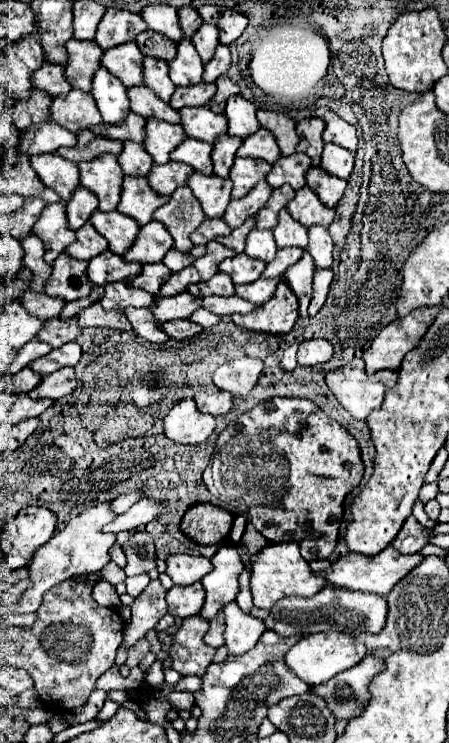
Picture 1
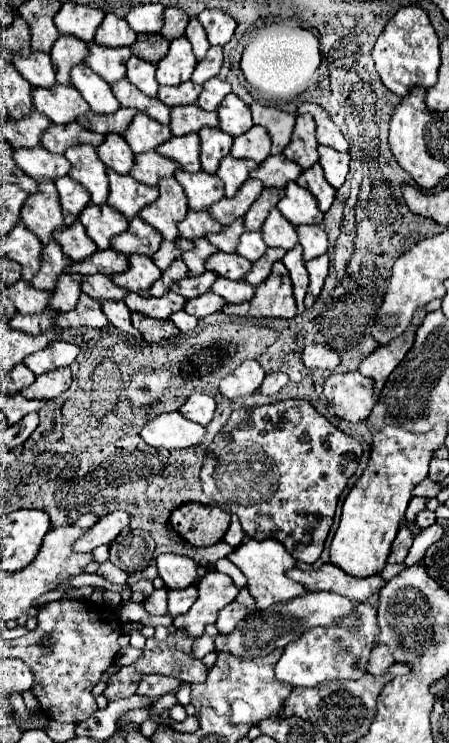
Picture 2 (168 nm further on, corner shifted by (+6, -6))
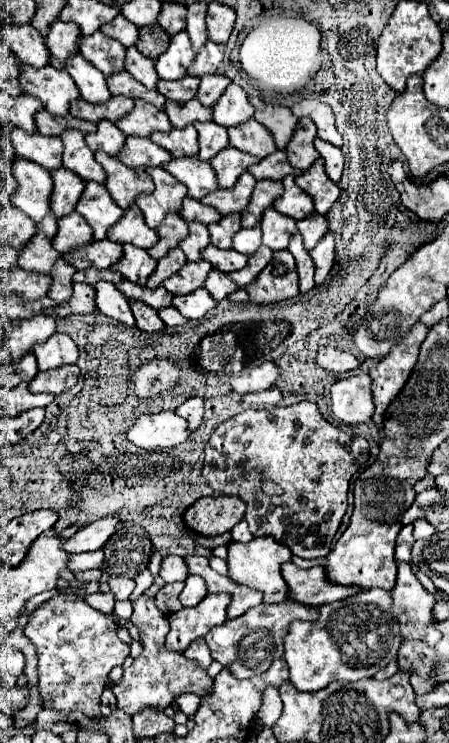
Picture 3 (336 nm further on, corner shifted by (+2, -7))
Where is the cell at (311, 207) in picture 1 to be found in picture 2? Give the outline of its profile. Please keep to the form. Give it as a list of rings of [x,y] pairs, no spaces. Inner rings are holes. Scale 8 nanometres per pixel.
[[[290,182],[286,186],[286,196],[278,202],[276,208],[294,226],[322,224],[322,220],[324,220],[324,214],[316,206],[316,200],[312,198],[312,194],[308,194],[308,190],[304,190],[304,188],[296,186],[296,182]]]

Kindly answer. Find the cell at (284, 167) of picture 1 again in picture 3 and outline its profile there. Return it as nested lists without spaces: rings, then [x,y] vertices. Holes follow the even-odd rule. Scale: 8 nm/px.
[[[274,151],[272,155],[264,157],[260,163],[250,165],[248,171],[254,175],[254,179],[276,179],[282,181],[286,175],[298,175],[302,171],[296,171],[292,165],[288,165],[284,151]]]

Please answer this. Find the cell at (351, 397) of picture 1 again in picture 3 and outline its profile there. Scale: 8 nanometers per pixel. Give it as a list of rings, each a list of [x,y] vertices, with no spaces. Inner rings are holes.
[[[358,373],[354,377],[336,381],[330,387],[330,405],[334,417],[346,425],[370,421],[374,413],[370,385],[372,379],[368,373]]]

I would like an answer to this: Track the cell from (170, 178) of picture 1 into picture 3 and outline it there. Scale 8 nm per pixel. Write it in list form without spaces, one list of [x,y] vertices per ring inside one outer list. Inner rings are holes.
[[[128,137],[124,151],[120,151],[118,157],[128,167],[142,167],[142,169],[150,165],[162,165],[172,159],[172,155],[168,155],[168,151],[164,151],[160,145],[140,137]]]

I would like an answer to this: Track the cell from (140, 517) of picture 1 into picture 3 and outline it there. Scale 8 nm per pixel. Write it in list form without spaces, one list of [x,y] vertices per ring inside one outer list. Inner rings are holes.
[[[106,517],[90,523],[88,527],[78,529],[70,539],[64,543],[64,551],[68,553],[86,553],[86,551],[98,551],[108,541],[108,537],[120,527],[120,521],[116,517]]]

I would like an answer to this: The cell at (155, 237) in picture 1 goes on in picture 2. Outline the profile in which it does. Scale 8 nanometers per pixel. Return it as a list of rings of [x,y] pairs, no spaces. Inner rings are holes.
[[[136,216],[128,224],[128,230],[124,234],[120,234],[118,238],[112,238],[112,250],[124,256],[140,254],[150,258],[160,248],[160,242],[162,242],[162,236],[158,234],[158,230],[148,226],[142,218]]]

